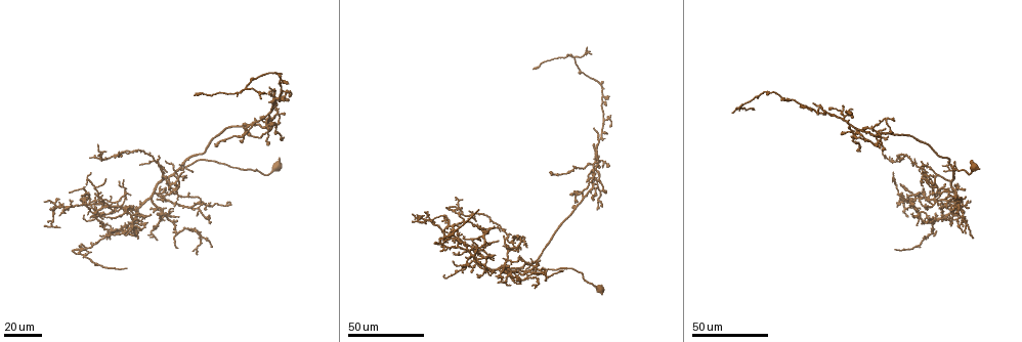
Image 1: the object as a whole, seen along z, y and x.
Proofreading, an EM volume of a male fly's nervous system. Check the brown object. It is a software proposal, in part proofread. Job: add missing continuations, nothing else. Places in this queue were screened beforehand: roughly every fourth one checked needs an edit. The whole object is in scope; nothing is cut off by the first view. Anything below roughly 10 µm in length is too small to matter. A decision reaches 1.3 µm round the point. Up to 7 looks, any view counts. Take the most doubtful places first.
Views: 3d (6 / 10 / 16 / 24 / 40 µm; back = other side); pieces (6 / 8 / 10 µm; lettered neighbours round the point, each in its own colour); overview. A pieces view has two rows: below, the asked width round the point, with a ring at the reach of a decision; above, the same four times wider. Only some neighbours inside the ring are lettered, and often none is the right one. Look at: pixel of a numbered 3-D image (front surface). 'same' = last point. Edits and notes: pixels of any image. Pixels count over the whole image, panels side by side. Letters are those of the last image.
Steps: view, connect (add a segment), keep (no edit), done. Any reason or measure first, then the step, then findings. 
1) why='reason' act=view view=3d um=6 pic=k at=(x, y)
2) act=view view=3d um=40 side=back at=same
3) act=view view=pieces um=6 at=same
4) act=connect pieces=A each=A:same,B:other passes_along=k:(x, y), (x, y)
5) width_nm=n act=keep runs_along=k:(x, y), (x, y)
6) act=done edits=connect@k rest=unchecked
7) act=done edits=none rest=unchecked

why='free end' act=view view=3d um=24 pic=1 at=(268, 88)

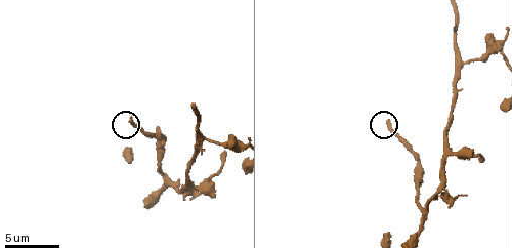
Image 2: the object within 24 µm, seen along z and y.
why='what lies round it' act=view view=pieces um=8 pic=2 at=(130, 117)

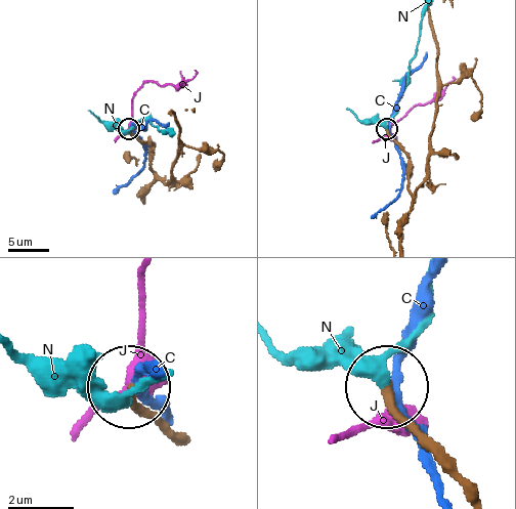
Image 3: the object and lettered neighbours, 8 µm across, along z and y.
width_nm=250 act=connect pieces=N each=C:other,J:other,N:same passes_along=3:(178, 440), (129, 401), (160, 380) found='the neuron continues'

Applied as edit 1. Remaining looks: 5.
why='free end' act=view view=pieces um=10 pic=2 at=(484, 160)

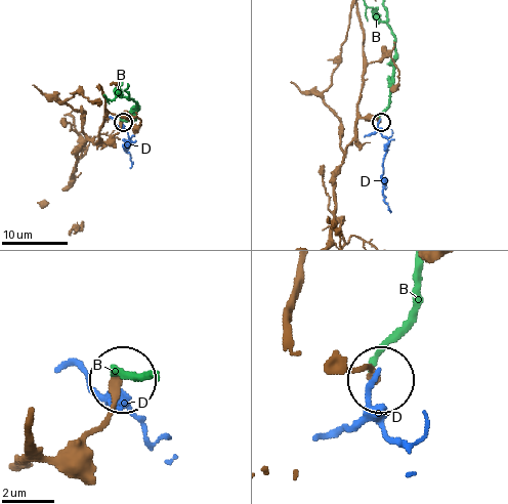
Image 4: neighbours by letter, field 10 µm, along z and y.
width_nm=350 act=keep each=B:other,D:other found='none of them fits'

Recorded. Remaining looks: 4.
why='tapers out' act=view view=3d um=40 pic=1 at=(605, 193)

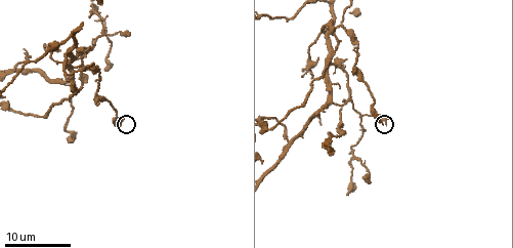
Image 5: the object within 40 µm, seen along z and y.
act=view view=pieces um=6 pic=5 at=(383, 123)

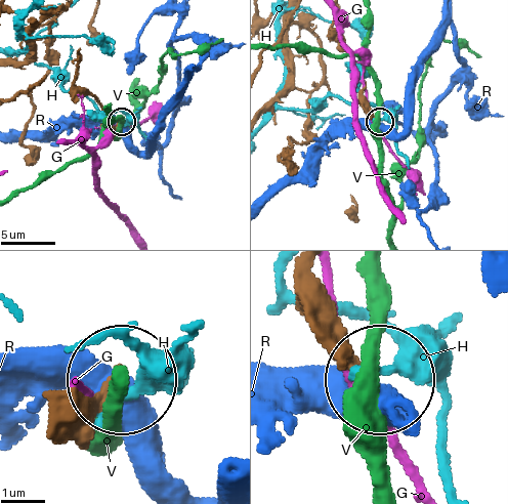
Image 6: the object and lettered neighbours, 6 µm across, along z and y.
act=keep each=G:other,H:other,R:other,V:other found='no lettered segment goes on from it'

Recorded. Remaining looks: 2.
why='an open end' act=view view=3d um=24 pic=1 at=(45, 201)

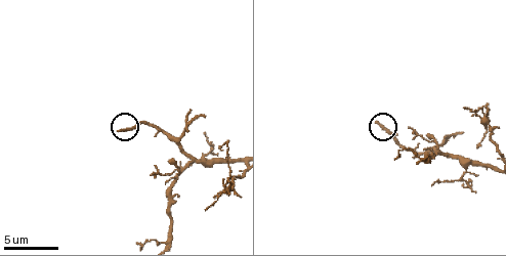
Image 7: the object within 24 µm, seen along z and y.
act=view view=pieces um=10 pic=7 at=(118, 130)

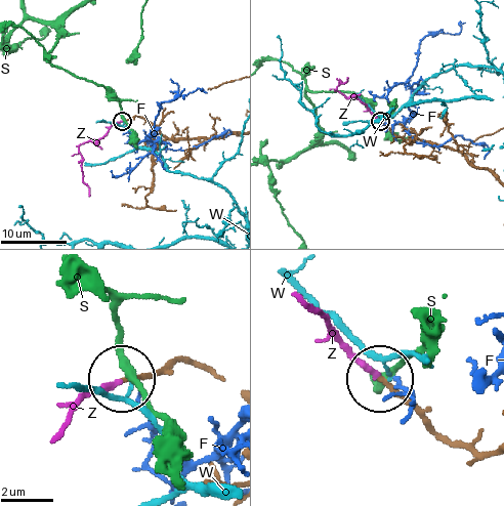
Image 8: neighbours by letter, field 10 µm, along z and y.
act=connect pieces=Z each=F:other,S:other,W:other,Z:same passes_along=8:(446, 441), (329, 323), (303, 304) found='it goes on there'

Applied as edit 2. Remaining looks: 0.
act=done edits=connect@3,connect@8 rest=unchecked

